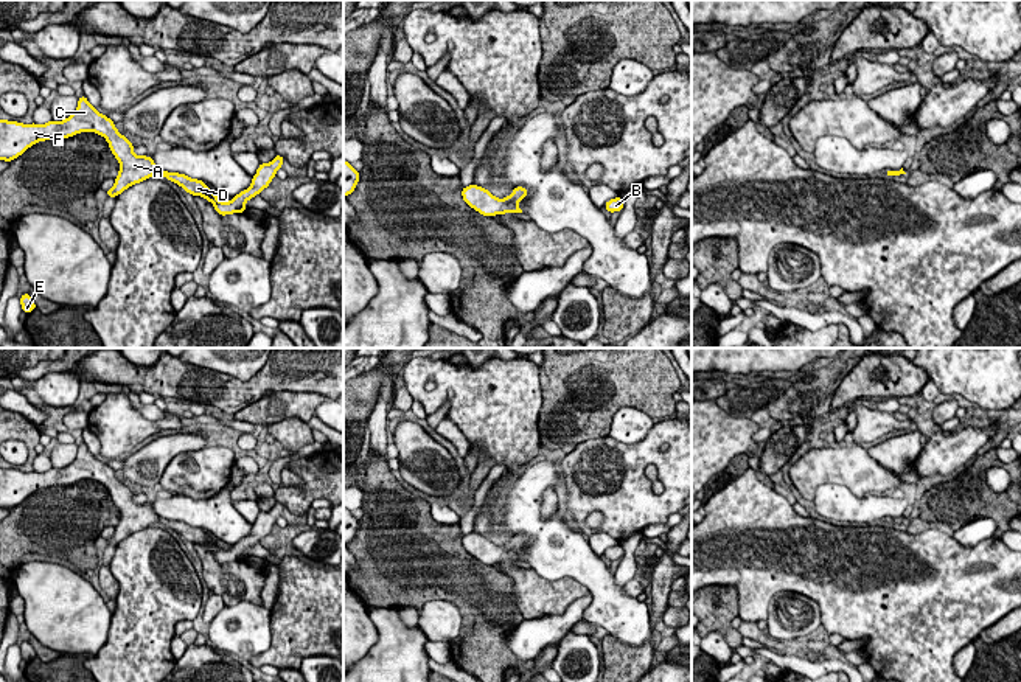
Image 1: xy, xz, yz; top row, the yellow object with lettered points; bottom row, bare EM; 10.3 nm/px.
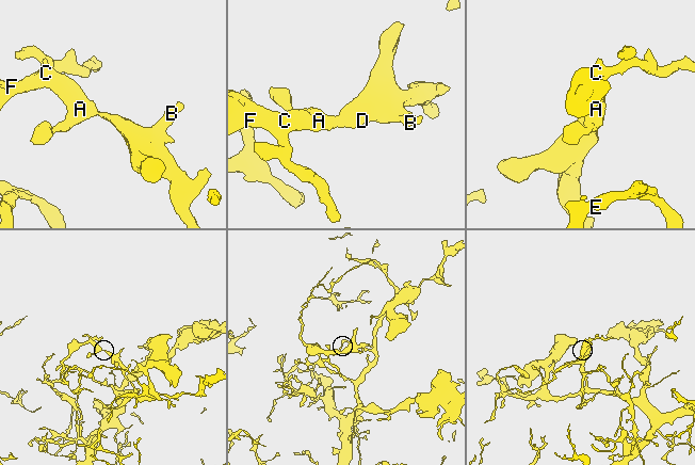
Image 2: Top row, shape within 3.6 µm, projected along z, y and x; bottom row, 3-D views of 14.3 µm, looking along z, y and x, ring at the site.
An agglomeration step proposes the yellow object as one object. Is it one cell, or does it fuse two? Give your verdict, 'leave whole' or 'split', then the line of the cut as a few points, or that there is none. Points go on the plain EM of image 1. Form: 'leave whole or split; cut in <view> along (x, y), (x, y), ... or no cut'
leave whole; no cut

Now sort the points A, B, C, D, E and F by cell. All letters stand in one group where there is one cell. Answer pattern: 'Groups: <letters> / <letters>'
Groups: A B C D E F

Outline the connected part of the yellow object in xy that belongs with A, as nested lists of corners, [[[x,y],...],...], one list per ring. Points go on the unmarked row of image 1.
[[[85,443],[78,447],[76,458],[62,469],[51,468],[45,472],[23,472],[19,469],[0,468],[0,508],[12,510],[39,489],[70,486],[81,480],[95,480],[104,485],[113,505],[120,511],[115,531],[109,539],[106,539],[109,545],[117,545],[129,534],[140,531],[154,522],[162,522],[165,527],[182,534],[191,544],[200,544],[211,550],[216,561],[221,564],[244,561],[246,550],[270,533],[284,510],[284,506],[277,502],[270,511],[261,511],[250,534],[232,545],[230,550],[222,550],[213,538],[204,531],[204,528],[191,527],[180,520],[160,519],[151,503],[135,503],[135,494],[118,480],[115,471],[107,463],[99,461],[87,449]]]

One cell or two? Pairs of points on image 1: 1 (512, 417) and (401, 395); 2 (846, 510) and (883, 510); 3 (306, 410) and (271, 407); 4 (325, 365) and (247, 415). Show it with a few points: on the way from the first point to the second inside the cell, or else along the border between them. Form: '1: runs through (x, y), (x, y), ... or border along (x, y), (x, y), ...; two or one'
1: border along (401, 376), (414, 400); two
2: runs through (855, 510), (874, 510); one
3: runs through (297, 407), (280, 407); one
4: border along (320, 393), (272, 392), (250, 404); two

